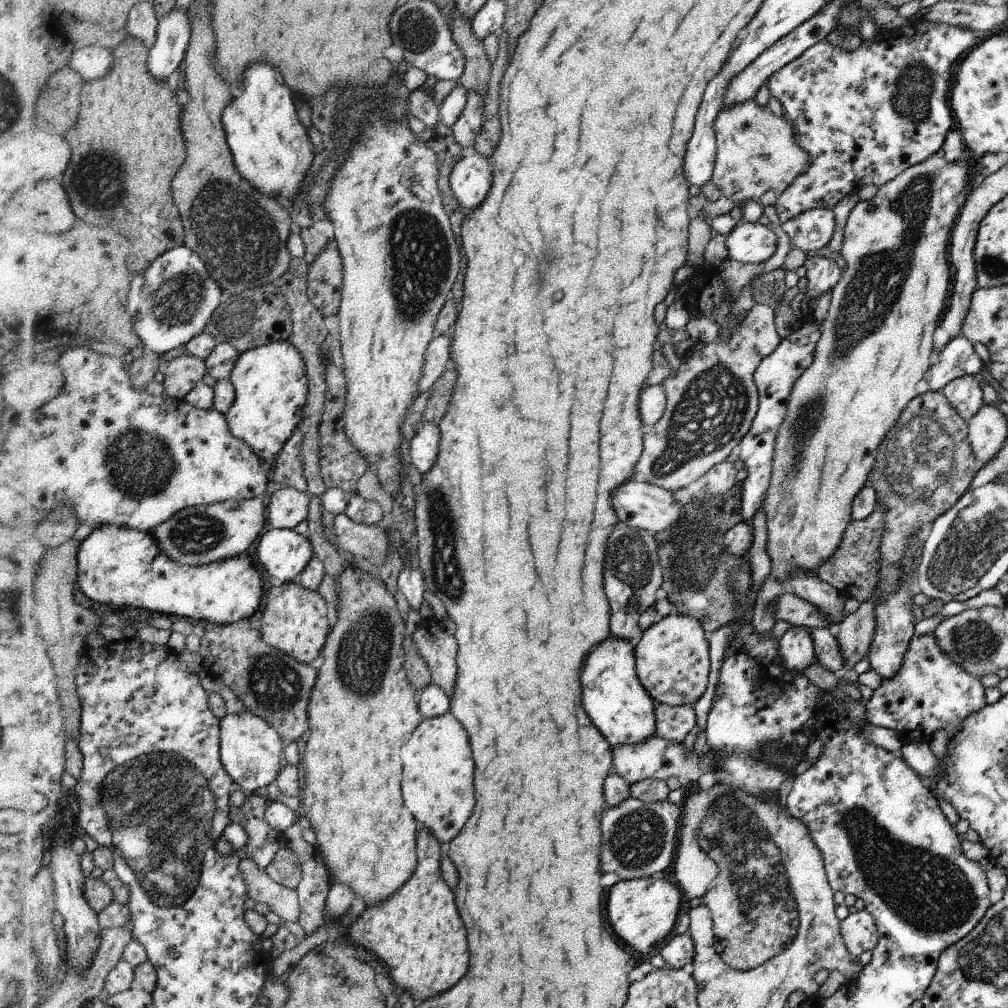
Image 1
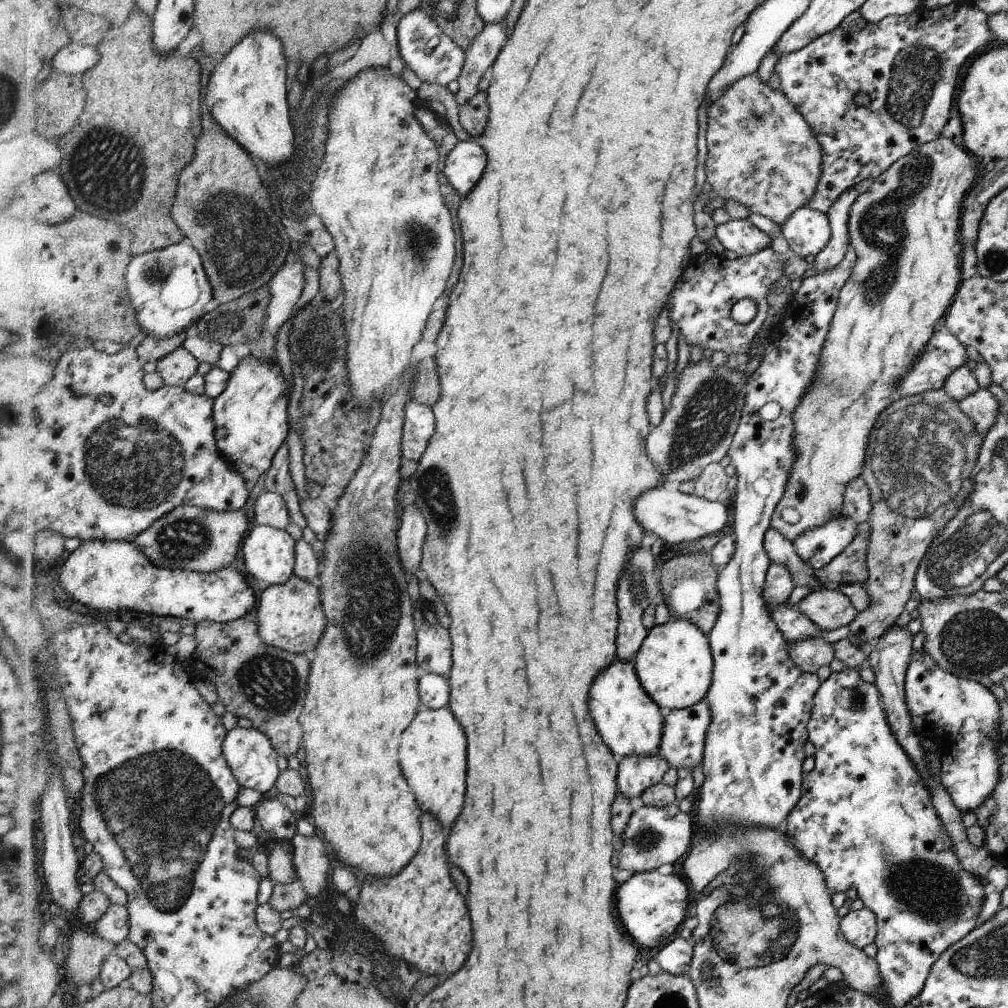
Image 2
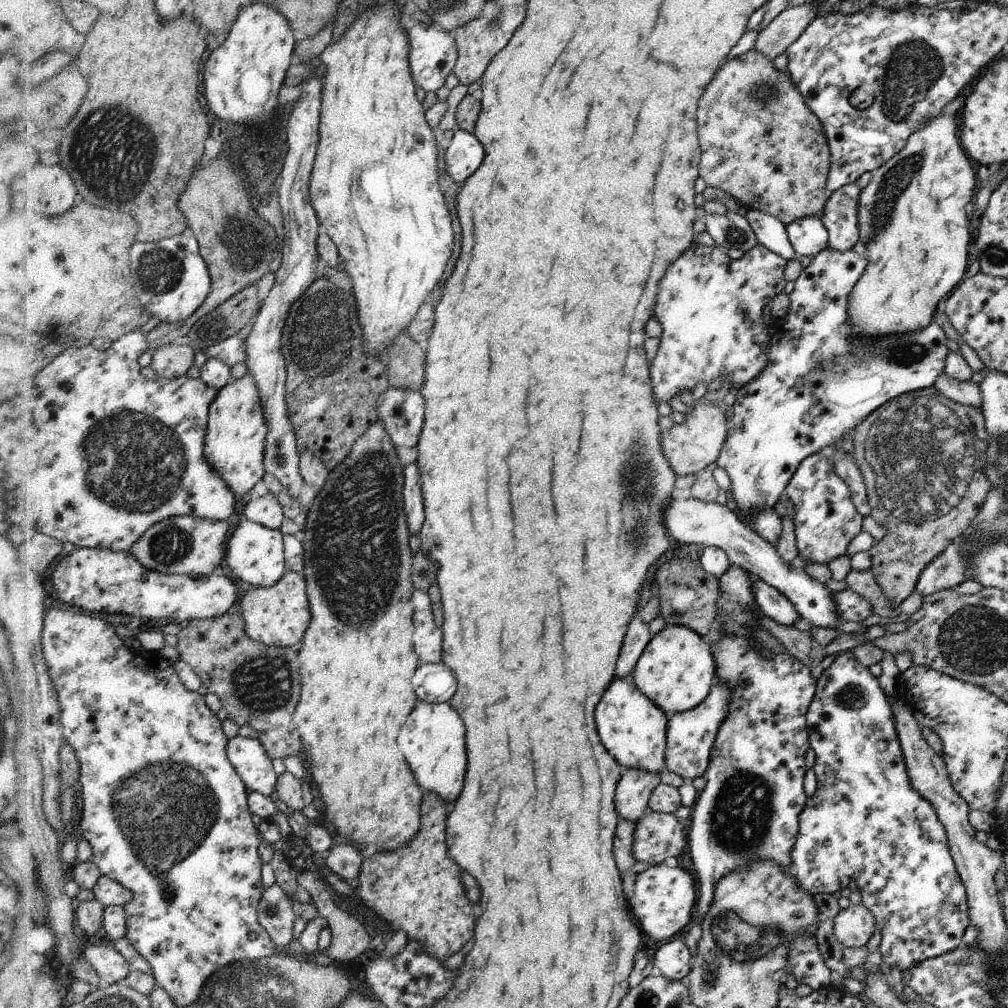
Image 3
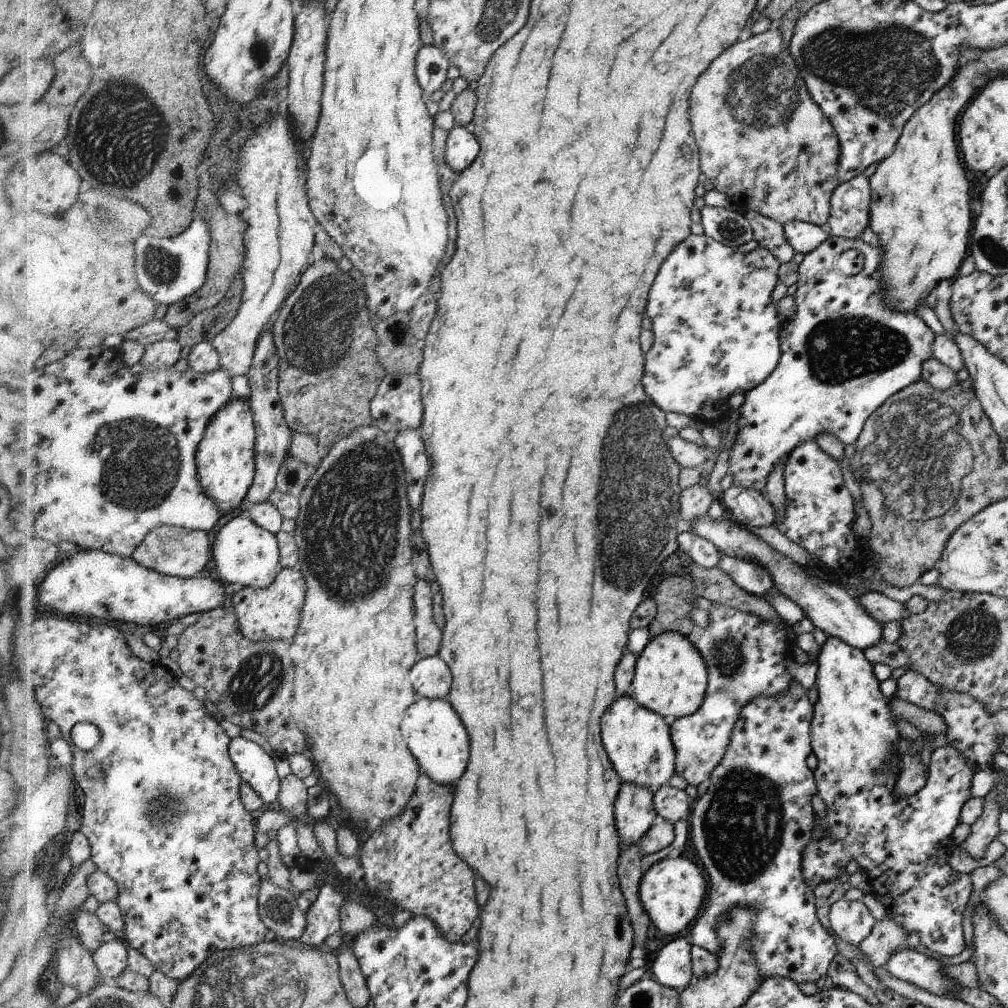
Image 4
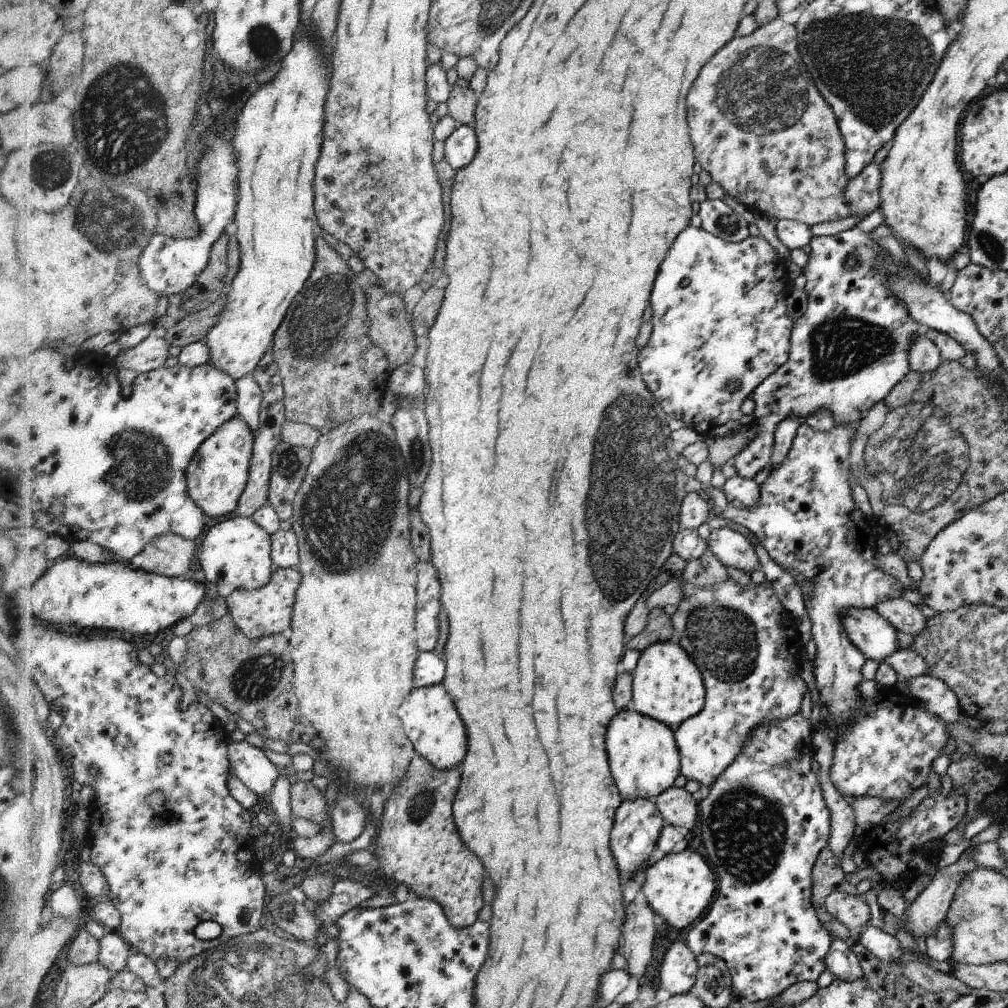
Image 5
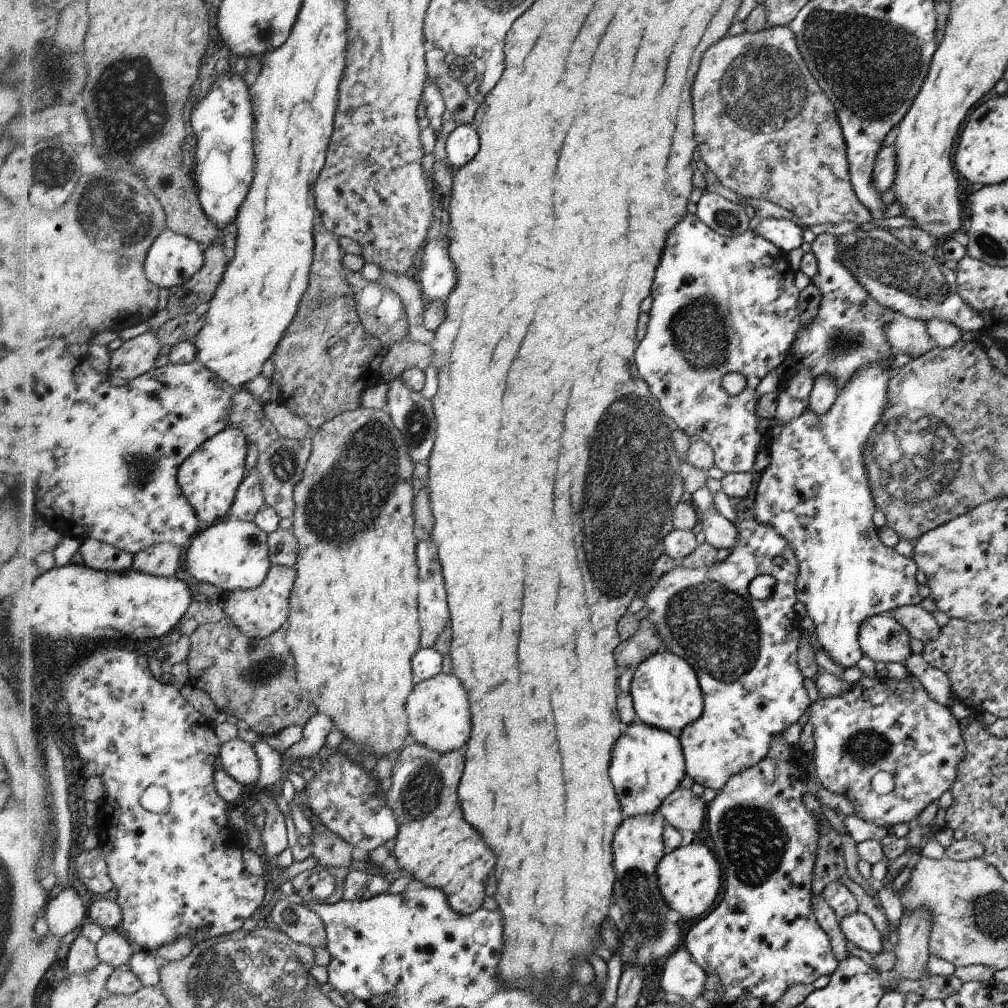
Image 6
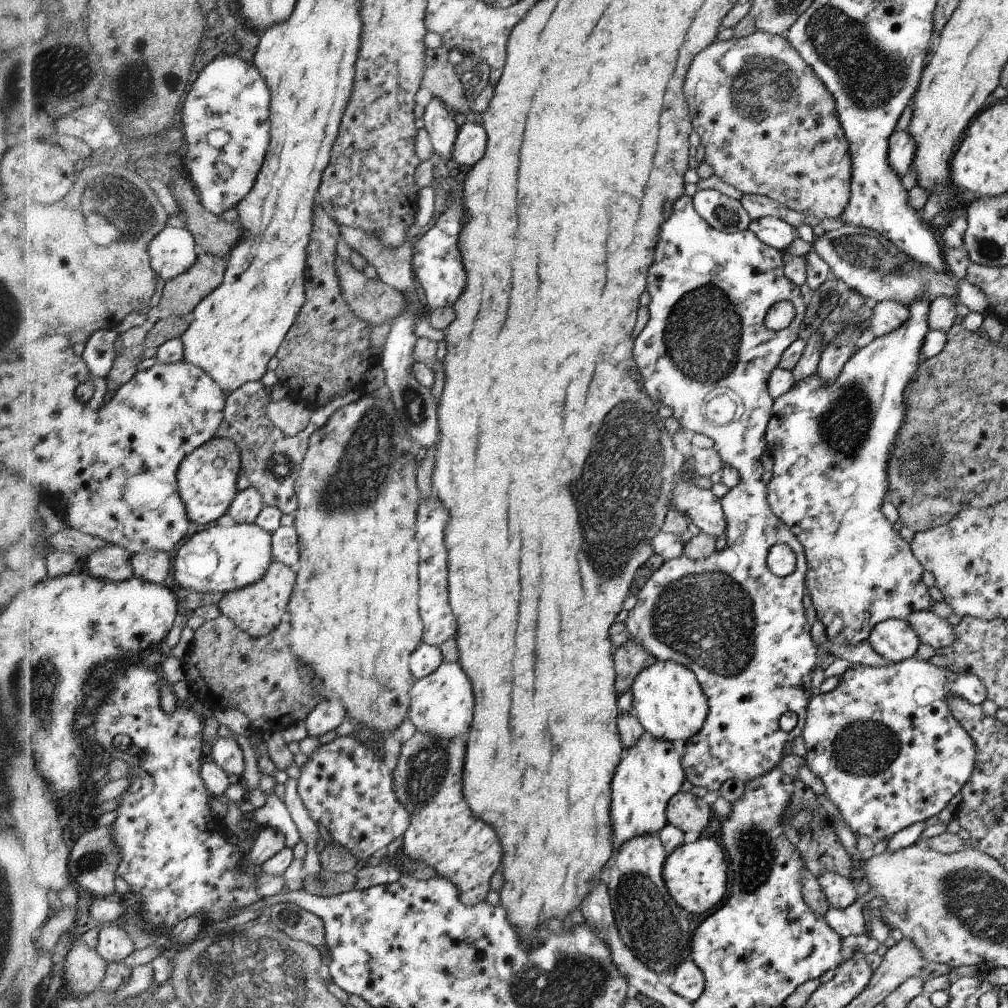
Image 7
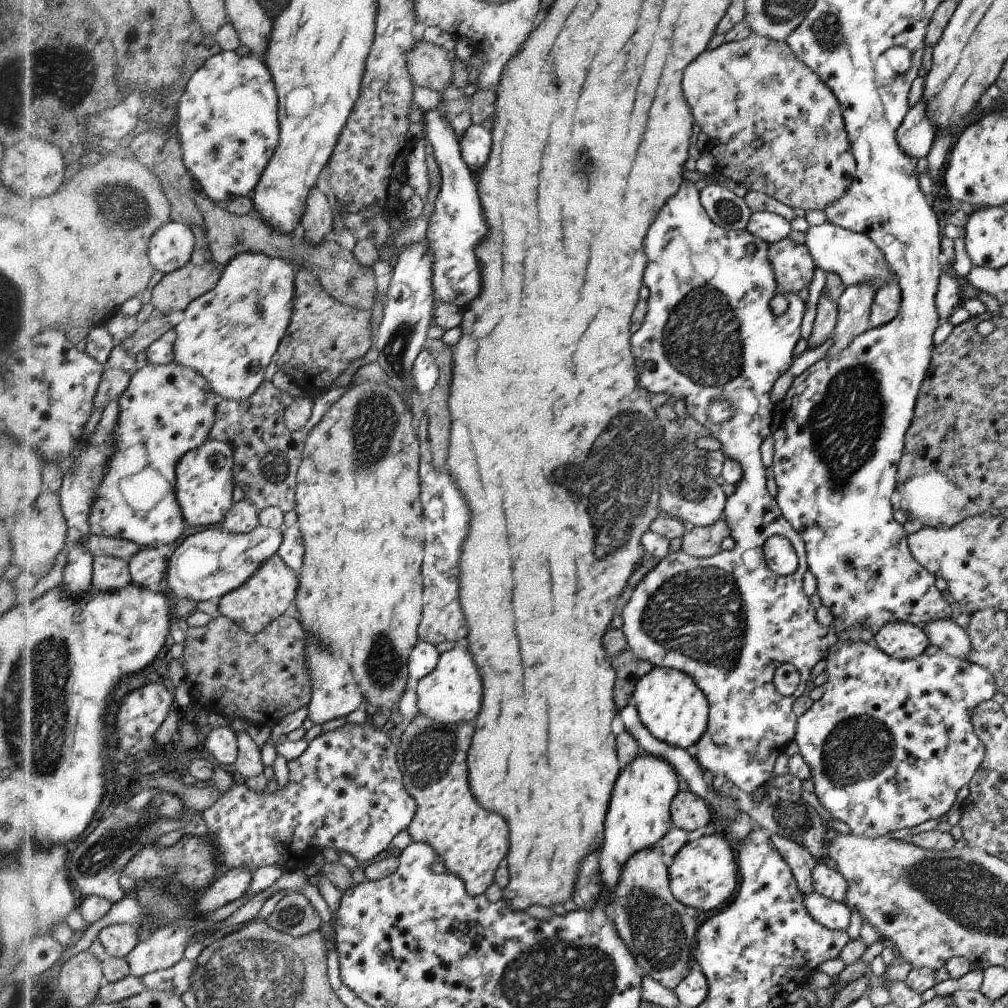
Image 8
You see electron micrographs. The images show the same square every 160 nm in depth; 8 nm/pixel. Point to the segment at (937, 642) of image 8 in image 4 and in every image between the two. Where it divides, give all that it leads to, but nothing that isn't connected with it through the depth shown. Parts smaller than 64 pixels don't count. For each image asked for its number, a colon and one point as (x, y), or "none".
4: (883, 609)
5: (904, 616)
6: (920, 624)
7: (932, 629)

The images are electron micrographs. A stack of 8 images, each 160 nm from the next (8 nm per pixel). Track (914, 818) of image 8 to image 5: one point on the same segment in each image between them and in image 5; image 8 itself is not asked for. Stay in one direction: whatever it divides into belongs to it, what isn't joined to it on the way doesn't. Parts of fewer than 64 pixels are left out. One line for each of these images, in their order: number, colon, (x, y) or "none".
5: (887, 752)
6: (881, 723)
7: (884, 742)

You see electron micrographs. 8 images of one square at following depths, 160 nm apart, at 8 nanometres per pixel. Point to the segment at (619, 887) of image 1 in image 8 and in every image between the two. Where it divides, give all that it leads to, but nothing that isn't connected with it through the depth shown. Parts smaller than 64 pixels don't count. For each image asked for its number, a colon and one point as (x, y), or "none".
2: (654, 905)
3: (663, 898)
4: (671, 891)
5: (679, 887)
6: (688, 877)
7: (695, 873)
8: (703, 873)

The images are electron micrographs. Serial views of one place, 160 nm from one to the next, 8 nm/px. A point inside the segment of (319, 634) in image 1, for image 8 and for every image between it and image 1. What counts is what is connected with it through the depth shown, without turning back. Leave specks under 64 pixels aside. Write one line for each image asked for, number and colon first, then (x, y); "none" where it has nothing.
2: (290, 616)
3: (279, 615)
4: (273, 613)
5: (260, 613)
6: (259, 612)
7: (258, 608)
8: (266, 596)

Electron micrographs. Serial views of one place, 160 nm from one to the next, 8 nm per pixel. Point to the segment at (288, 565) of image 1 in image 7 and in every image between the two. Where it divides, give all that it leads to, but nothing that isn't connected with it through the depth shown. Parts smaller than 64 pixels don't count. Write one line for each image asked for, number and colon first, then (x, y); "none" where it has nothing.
2: (267, 557)
3: (256, 554)
4: (246, 553)
5: (236, 552)
6: (234, 554)
7: (221, 559)

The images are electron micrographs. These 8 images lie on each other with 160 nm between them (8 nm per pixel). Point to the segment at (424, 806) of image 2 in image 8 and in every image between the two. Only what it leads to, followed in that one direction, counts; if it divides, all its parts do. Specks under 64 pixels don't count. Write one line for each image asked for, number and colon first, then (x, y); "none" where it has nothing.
3: (432, 739)
4: (431, 729)
5: (437, 733)
6: (439, 713)
7: (442, 702)
8: (452, 693)

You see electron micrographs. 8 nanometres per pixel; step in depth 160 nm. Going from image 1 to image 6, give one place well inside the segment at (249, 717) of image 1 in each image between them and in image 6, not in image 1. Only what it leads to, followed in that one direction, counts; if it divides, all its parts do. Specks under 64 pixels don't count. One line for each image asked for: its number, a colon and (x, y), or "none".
2: (250, 751)
3: (251, 757)
4: (257, 768)
5: (250, 763)
6: (240, 758)

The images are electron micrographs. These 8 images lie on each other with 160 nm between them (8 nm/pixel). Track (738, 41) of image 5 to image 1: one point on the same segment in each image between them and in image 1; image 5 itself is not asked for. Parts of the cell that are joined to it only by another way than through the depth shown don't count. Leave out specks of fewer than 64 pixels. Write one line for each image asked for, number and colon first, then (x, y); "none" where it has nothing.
1: (758, 158)
2: (761, 152)
3: (761, 144)
4: (766, 144)

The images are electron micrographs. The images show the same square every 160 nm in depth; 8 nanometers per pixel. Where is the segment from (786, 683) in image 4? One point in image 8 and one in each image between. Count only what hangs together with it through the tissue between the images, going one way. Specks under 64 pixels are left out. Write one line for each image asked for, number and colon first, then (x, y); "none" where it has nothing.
5: (745, 644)
6: (744, 650)
7: (742, 630)
8: (710, 335)

